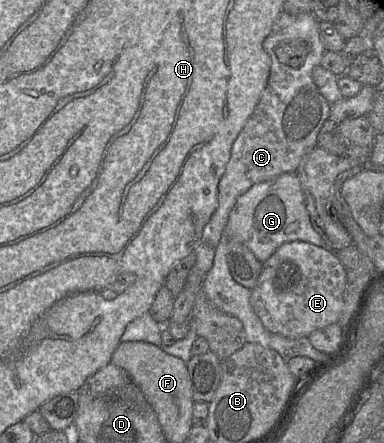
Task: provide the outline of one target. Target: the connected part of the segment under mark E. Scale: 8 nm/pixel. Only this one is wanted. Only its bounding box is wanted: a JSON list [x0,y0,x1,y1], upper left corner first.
[250,241,347,338]

